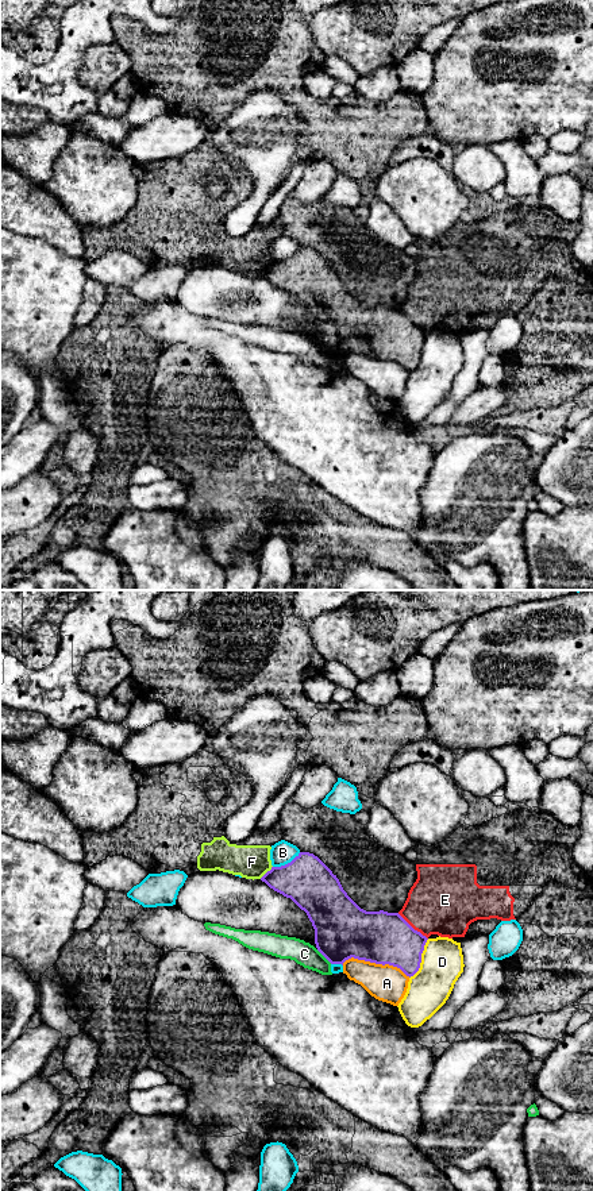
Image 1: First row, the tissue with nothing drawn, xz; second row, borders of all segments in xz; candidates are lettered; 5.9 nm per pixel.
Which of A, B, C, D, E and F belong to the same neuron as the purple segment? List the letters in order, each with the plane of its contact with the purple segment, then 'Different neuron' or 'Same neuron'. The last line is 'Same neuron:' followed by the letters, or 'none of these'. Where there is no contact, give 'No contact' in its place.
A: Touches purple in xz. Different neuron
B: Touches purple in xz. Different neuron
C: Touches purple in xz. Different neuron
D: Touches purple in xz. Different neuron
E: Touches purple in xz. Different neuron
F: Touches purple in xz. Different neuron
Same neuron: none of these

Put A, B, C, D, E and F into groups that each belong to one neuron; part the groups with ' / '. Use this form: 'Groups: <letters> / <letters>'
Groups: A / B / C / D / E / F

